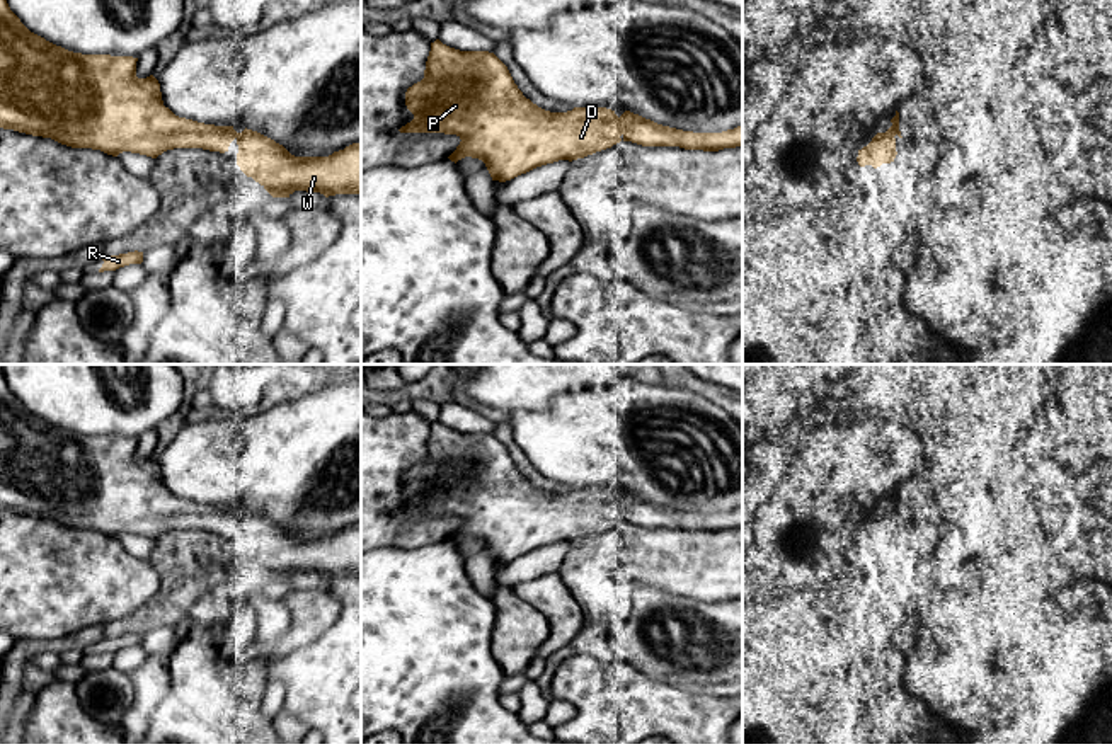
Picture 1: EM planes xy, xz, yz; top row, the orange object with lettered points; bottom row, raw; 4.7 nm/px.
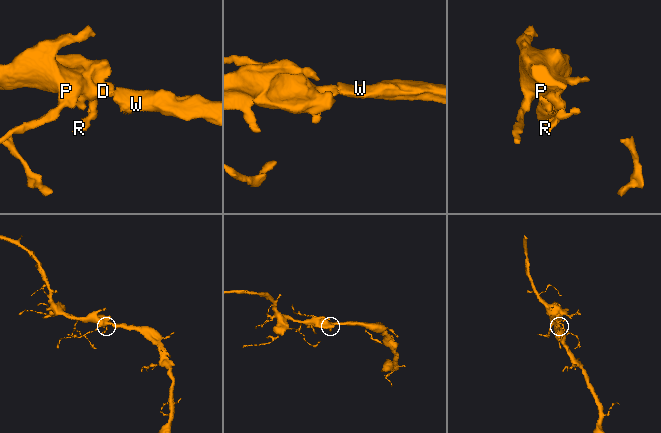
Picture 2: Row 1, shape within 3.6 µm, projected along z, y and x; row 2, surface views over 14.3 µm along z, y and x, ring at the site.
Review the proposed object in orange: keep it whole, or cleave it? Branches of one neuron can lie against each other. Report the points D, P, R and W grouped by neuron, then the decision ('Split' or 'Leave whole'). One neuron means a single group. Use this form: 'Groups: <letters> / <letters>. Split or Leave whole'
Groups: D P R W. Leave whole

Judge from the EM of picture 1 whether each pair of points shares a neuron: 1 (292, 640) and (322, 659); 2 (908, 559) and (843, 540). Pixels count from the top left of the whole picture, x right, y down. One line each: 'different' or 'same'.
1: different
2: different

